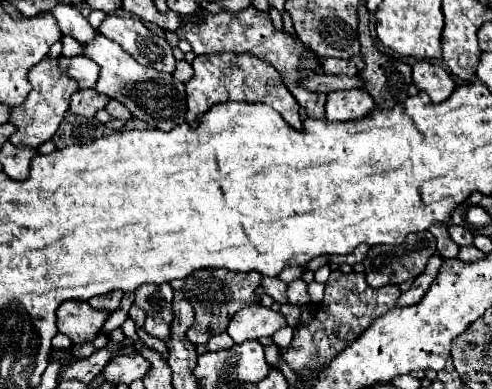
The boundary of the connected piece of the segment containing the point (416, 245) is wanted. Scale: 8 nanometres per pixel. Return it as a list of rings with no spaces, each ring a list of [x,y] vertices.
[[[431,231],[411,233],[405,239],[405,243],[401,243],[399,247],[395,247],[395,245],[371,247],[365,261],[363,261],[365,279],[367,279],[369,287],[373,287],[373,289],[379,289],[379,287],[385,287],[385,285],[401,285],[401,283],[421,275],[431,255],[435,255],[435,237],[433,237]]]

